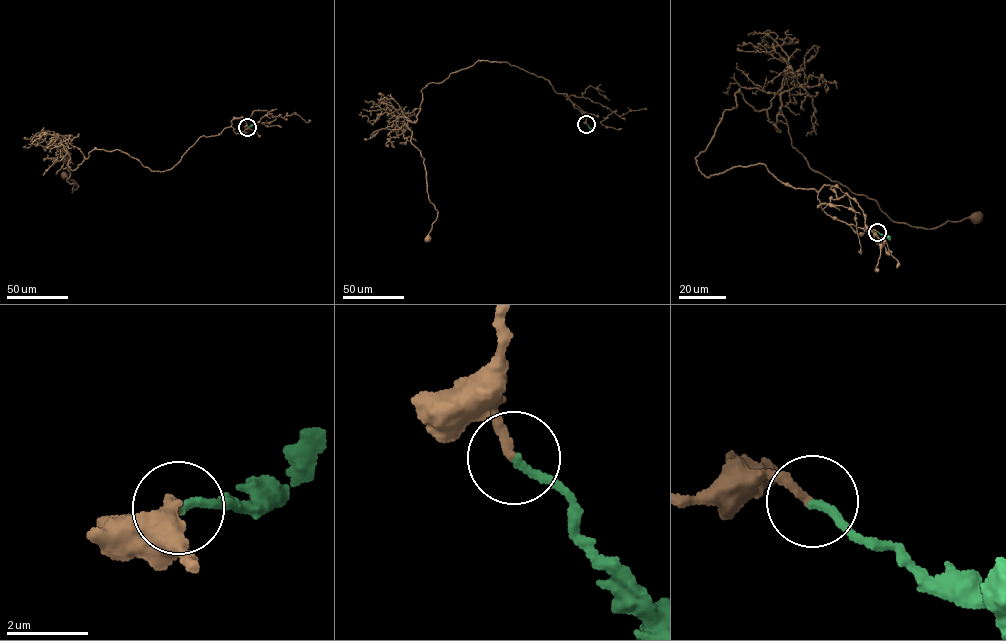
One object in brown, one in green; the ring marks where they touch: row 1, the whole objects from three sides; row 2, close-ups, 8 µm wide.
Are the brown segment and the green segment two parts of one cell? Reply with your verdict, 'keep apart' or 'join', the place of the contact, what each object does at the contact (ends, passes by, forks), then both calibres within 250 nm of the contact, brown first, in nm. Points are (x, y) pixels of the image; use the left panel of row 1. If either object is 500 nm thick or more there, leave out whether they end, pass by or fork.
join; at (247, 127); brown ends there; green ends there; 220 nm thick on the brown side, 200 nm on the other

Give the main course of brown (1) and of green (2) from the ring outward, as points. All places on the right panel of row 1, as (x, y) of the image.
1: (878, 232), (762, 163), (700, 171), (734, 93), (779, 131), (781, 113), (813, 170), (894, 221), (979, 217)
2: (878, 232), (890, 237)

